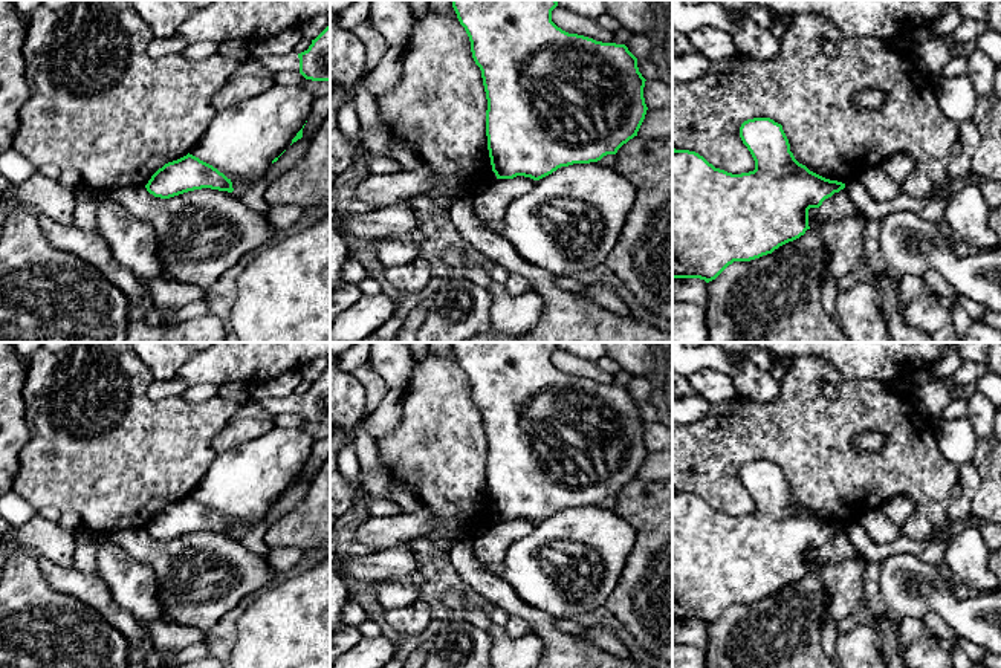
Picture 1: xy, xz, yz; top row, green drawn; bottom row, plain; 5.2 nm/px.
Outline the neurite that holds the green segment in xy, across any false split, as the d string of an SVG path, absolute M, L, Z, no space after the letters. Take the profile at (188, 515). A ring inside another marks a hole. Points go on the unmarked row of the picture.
M190 495L159 511L145 530L150 537L160 541L170 541L202 530L234 533L231 521Z

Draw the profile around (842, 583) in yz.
M818 550L808 552L808 569L816 572L828 596L828 611L834 621L856 613L863 604L863 572L867 561L847 559L841 564L824 566Z

